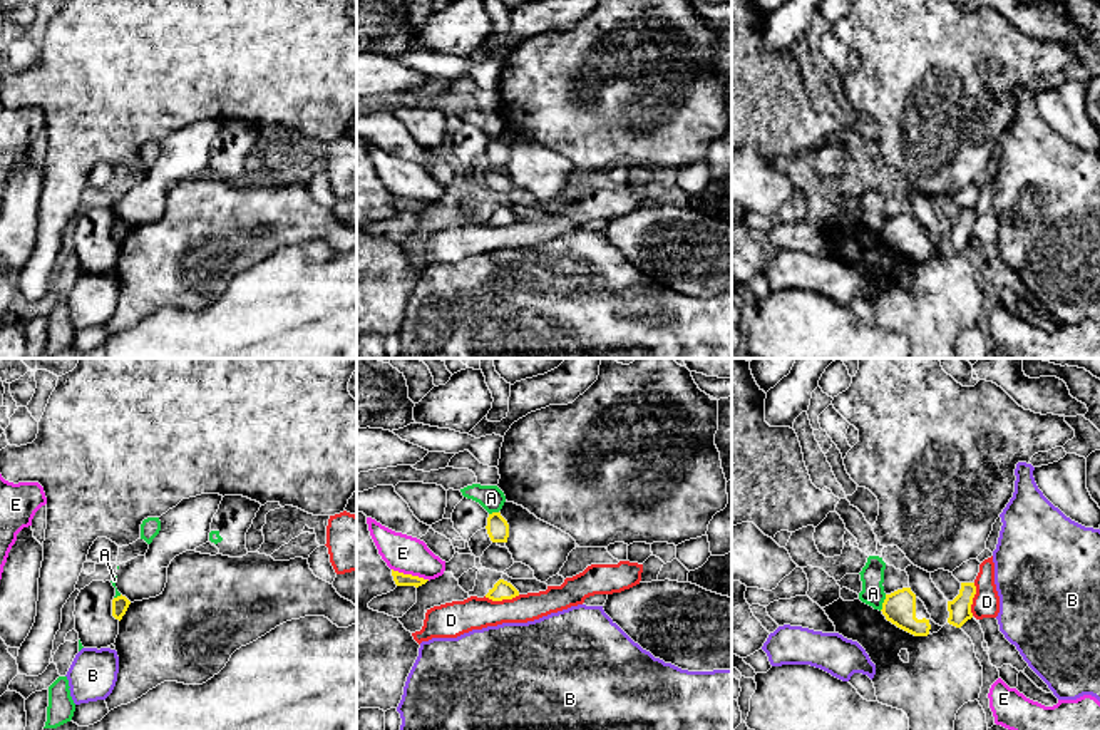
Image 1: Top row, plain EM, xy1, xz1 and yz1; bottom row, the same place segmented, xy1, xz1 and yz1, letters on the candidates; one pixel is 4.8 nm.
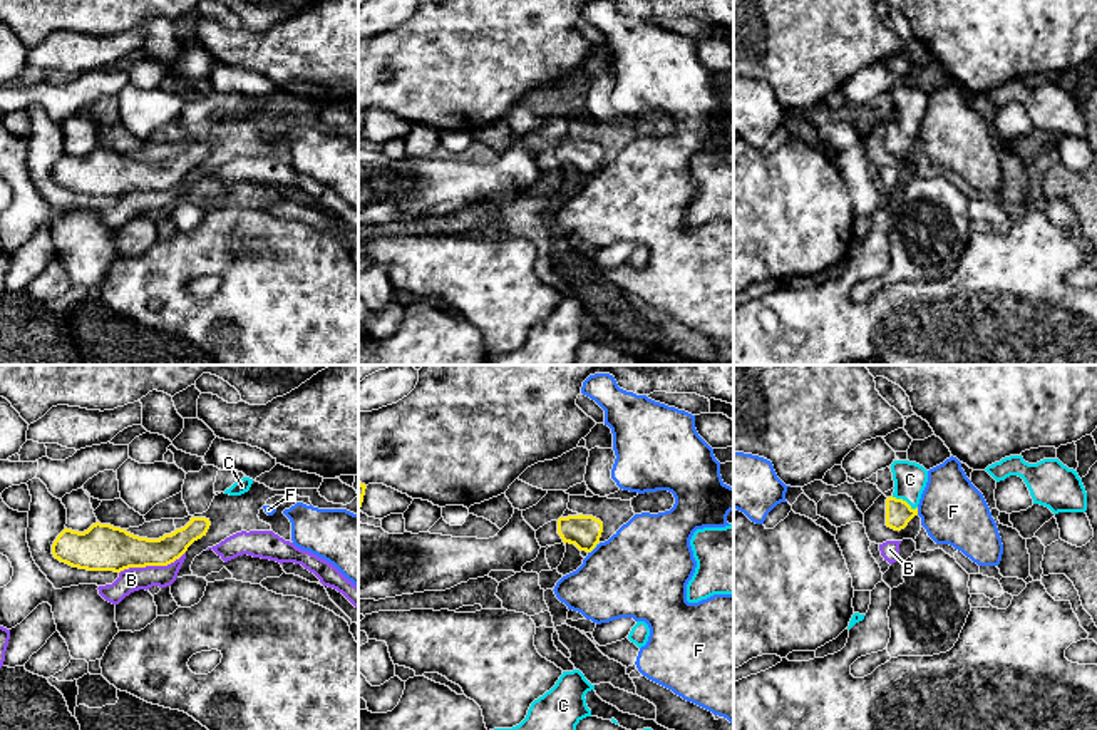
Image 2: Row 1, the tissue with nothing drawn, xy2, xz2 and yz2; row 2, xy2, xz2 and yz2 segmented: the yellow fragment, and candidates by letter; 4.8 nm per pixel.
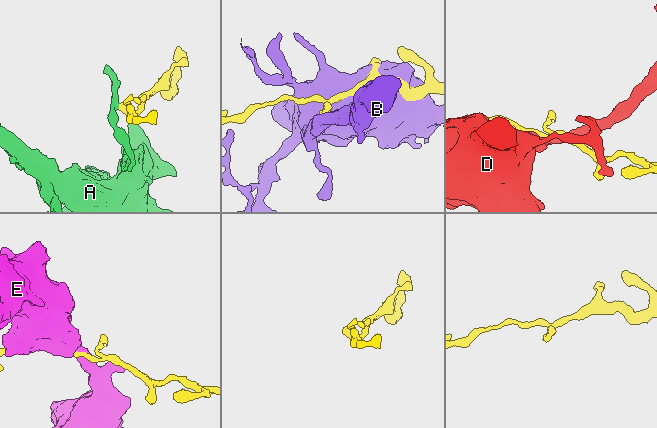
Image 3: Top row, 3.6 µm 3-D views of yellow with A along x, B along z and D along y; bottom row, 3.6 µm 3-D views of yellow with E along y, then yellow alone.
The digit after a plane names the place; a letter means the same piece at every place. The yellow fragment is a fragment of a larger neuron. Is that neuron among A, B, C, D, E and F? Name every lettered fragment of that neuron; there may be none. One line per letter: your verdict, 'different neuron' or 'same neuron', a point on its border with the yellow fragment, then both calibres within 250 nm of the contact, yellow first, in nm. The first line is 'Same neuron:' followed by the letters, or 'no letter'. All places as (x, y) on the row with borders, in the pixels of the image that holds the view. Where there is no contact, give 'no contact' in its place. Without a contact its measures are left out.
Same neuron: C
A: different neuron | yz1 (883, 603) | 160/110 nm
B: different neuron | xy2 (151, 565) | 220/120 nm
C: same neuron | yz2 (905, 501) | 130/160 nm
D: different neuron | xz1 (501, 600) | 90/160 nm
E: different neuron | xz1 (411, 575) | 60/180 nm
F: different neuron | xz2 (592, 550) | 160/440 nm

